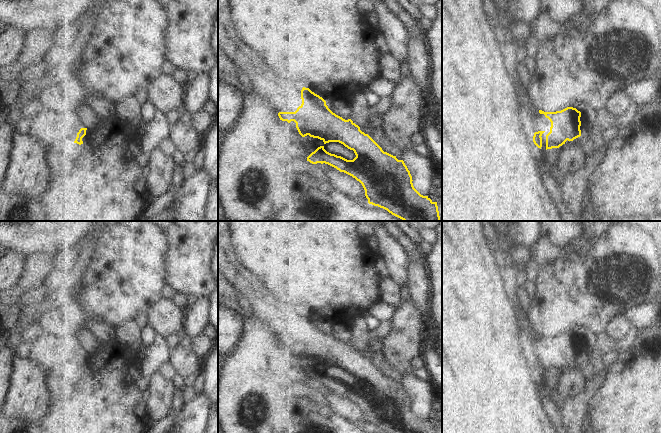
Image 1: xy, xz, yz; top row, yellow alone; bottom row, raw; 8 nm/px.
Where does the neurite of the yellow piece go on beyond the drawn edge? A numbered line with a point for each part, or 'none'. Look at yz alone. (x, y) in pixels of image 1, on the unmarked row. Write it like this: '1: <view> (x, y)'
1: yz (535, 345)

